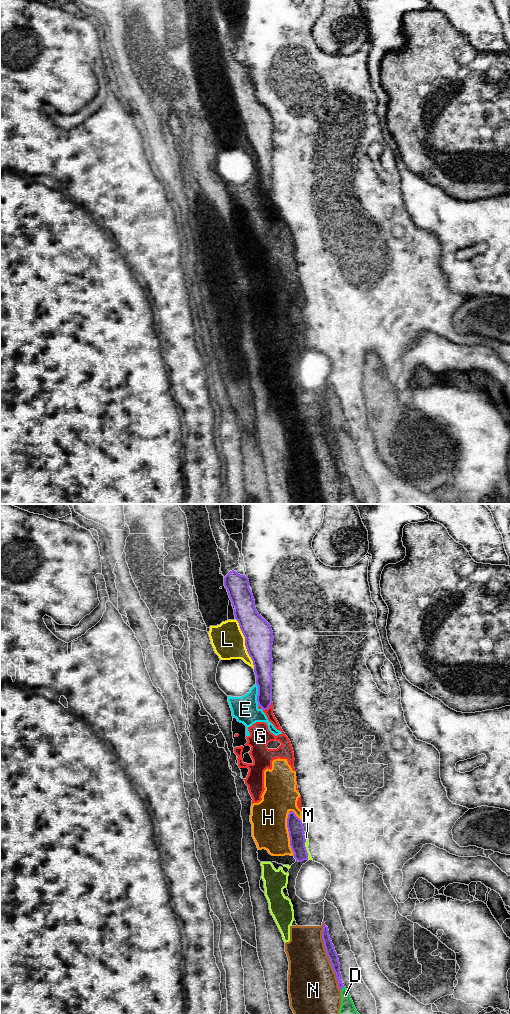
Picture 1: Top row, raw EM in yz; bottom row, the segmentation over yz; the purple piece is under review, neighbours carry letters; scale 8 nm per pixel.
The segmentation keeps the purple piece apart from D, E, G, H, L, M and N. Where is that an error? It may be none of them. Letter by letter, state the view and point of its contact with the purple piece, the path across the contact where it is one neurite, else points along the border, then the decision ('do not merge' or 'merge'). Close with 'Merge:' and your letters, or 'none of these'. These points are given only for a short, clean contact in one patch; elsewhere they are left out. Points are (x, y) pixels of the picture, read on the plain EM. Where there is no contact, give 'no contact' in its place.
D: meets purple in yz at (342, 475); border along yz (343, 474), (340, 478); do not merge
E: meets purple in yz at (258, 182); border along yz (256, 171), (258, 193); do not merge
G: meets purple in yz at (265, 197); do not merge
H: meets purple in yz at (289, 321); do not merge
L: meets purple in yz at (245, 131); do not merge
M: meets purple in yz at (304, 334); do not merge
N: meets purple in yz at (328, 445); do not merge
Merge: none of these

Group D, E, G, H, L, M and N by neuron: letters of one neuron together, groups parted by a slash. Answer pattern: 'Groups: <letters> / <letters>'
Groups: D / E G H L M N

